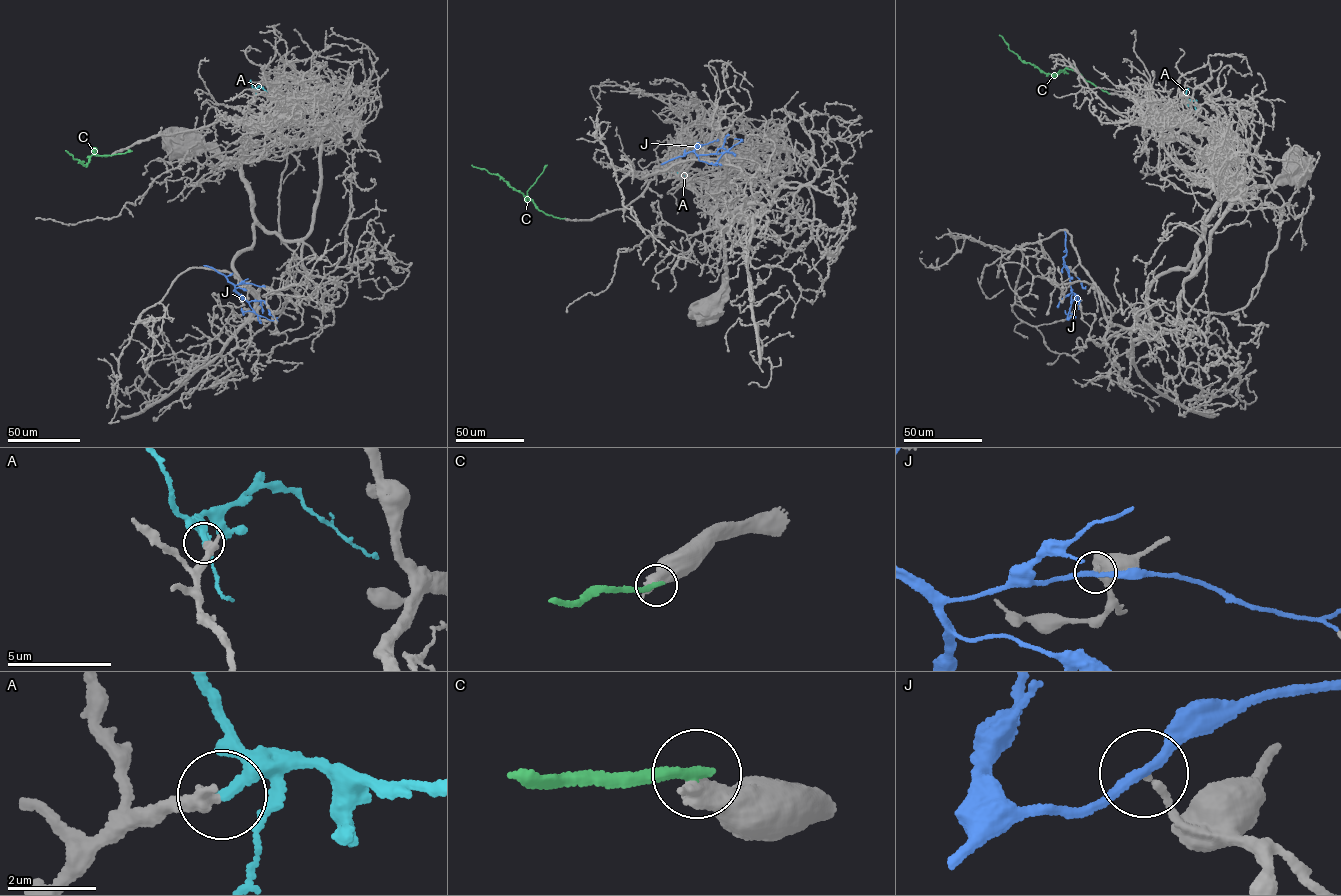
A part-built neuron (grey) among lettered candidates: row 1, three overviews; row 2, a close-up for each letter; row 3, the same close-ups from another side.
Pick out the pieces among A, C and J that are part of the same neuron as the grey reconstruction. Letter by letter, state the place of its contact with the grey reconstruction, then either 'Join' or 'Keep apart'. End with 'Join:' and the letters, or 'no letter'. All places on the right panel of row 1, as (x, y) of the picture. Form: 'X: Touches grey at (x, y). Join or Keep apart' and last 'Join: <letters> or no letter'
A: Touches grey at (1187, 101). Join
C: Touches grey at (1109, 93). Keep apart
J: Touches grey at (1067, 266). Keep apart
Join: A

